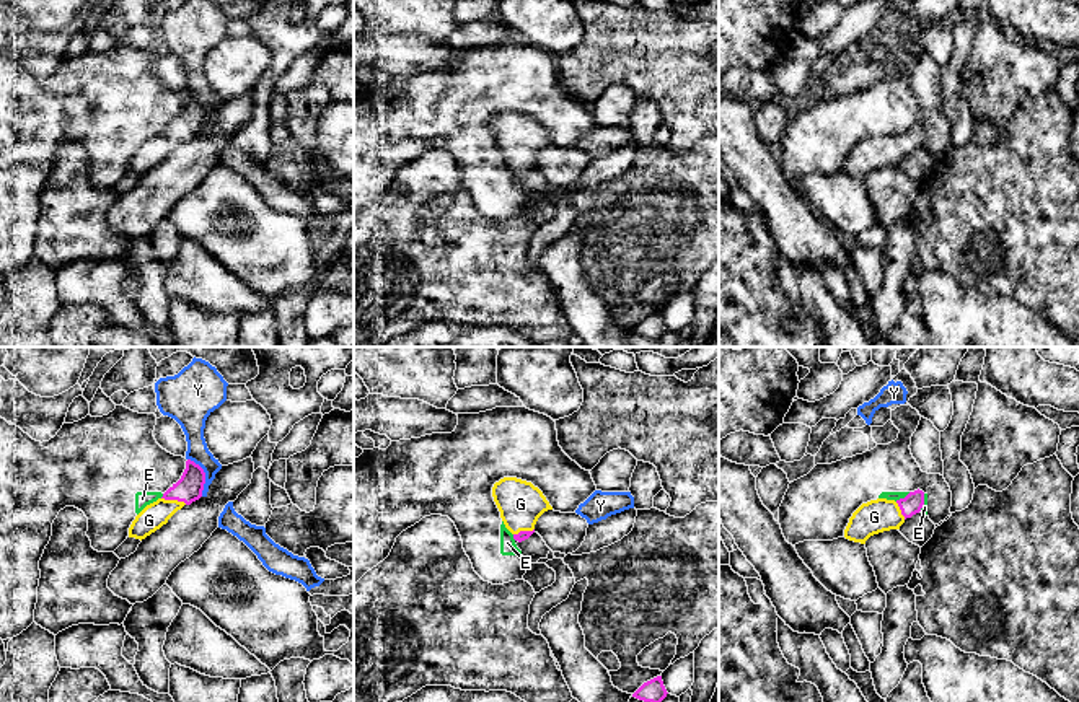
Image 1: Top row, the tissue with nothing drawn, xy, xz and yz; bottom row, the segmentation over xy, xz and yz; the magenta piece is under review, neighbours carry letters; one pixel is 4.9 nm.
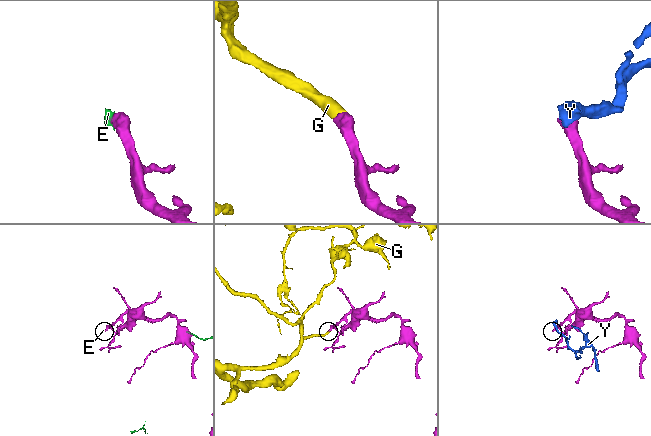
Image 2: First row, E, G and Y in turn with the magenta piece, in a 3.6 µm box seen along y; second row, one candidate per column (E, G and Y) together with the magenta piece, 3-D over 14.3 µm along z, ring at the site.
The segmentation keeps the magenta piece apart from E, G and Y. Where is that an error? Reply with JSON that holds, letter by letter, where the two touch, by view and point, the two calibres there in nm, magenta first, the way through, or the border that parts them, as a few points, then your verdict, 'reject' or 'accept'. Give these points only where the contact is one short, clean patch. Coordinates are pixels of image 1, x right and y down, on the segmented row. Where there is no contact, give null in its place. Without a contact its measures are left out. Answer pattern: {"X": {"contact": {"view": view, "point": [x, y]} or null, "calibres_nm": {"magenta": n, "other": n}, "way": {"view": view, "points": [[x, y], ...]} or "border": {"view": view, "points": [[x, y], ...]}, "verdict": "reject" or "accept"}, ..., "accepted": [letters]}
{"E": {"contact": {"view": "yz", "point": [902, 499]}, "calibres_nm": {"magenta": 100, "other": 50}, "border": {"view": "yz", "points": [[910, 492], [895, 500]]}, "verdict": "reject"}, "G": {"contact": {"view": "xy", "point": [175, 499]}, "calibres_nm": {"magenta": 140, "other": 120}, "way": {"view": "xy", "points": [[188, 489], [175, 499], [155, 515]]}, "verdict": "accept"}, "Y": {"contact": {"view": "xy", "point": [204, 476]}, "calibres_nm": {"magenta": 140, "other": 110}, "border": {"view": "xy", "points": [[188, 458], [204, 473], [202, 495]]}, "verdict": "reject"}, "accepted": ["G"]}

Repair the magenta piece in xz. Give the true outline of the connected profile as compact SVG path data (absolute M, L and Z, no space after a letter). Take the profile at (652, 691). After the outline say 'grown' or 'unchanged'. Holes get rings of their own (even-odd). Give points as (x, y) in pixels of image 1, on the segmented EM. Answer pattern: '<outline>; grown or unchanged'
M657 676L647 682L644 682L632 697L644 702L662 702L667 697L667 689L663 686L662 676Z; unchanged

